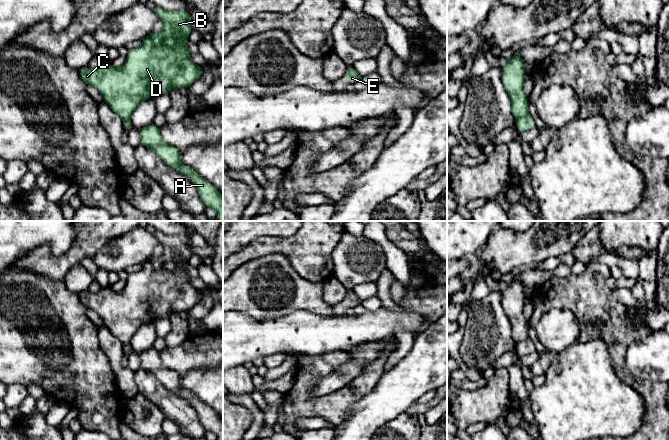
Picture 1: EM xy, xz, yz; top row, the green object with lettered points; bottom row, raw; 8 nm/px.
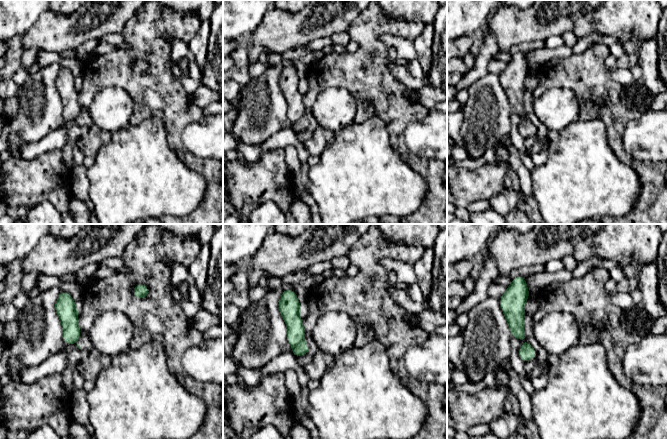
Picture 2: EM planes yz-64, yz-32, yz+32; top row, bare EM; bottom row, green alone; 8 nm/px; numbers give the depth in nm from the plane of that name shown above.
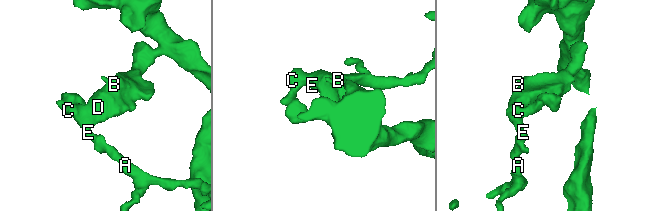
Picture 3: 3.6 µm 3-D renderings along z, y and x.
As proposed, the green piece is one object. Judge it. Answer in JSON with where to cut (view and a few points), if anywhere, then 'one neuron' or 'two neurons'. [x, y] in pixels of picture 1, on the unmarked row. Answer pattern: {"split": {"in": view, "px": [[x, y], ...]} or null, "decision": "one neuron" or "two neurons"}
{"split": {"in": "yz", "px": [[528, 337], [517, 343]]}, "decision": "two neurons"}

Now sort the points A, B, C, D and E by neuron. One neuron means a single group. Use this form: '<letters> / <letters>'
A E / B C D

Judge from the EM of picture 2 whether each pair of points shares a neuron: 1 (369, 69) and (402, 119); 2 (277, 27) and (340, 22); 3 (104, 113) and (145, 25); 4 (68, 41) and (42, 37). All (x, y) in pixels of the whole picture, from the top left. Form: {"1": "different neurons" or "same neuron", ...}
{"1": "same neuron", "2": "same neuron", "3": "different neurons", "4": "same neuron"}

